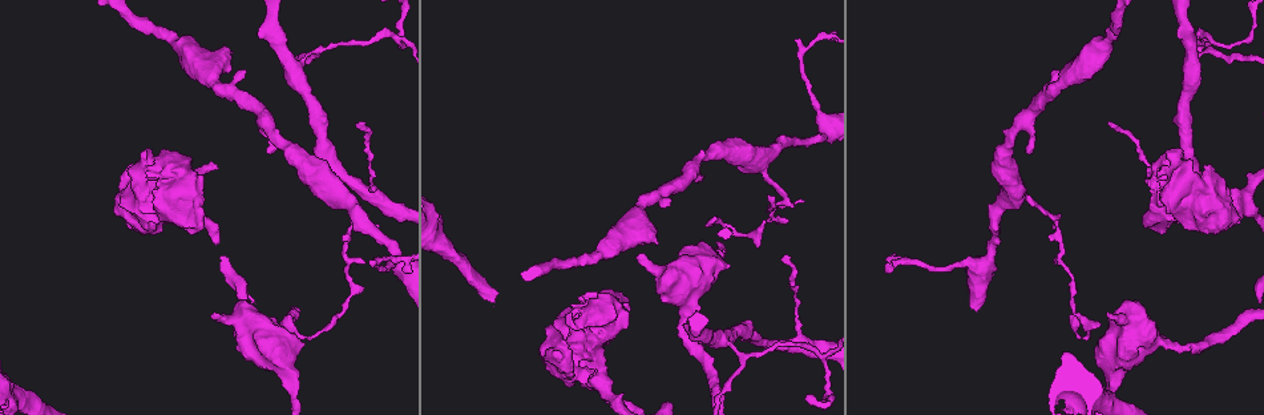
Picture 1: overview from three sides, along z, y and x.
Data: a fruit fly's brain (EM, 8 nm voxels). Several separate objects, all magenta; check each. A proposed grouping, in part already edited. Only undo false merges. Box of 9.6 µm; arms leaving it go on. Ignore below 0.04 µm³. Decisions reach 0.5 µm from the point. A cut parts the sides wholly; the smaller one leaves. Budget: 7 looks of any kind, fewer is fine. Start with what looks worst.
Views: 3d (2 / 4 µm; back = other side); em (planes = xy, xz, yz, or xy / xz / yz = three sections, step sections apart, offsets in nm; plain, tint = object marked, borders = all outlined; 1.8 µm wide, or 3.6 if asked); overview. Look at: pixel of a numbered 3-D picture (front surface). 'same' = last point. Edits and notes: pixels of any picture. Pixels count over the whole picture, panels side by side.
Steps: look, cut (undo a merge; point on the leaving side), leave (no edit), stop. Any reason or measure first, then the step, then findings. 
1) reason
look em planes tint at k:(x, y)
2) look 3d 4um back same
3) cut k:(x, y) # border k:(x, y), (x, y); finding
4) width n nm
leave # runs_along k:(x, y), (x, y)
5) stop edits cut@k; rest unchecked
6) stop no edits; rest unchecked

look 3d 2um at 1:(1215, 51)

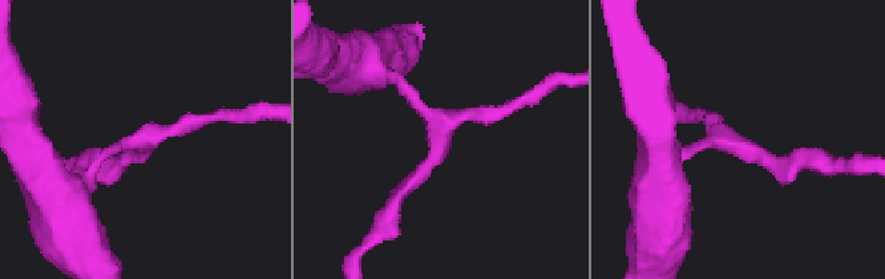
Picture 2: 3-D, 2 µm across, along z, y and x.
shape alone is not enough
look em planes tint at 2:(146, 147)

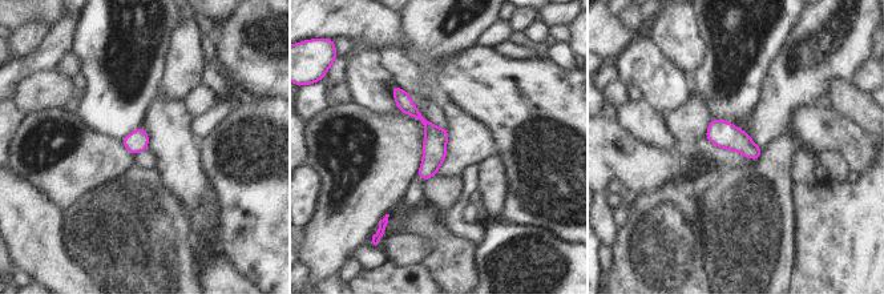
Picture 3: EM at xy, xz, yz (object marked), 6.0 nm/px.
arms 3
leave # runs_along 3:(395, 89), (431, 129), (426, 176); all the same cell

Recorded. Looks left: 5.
sudden change in width
look em planes tint at 1:(959, 263)

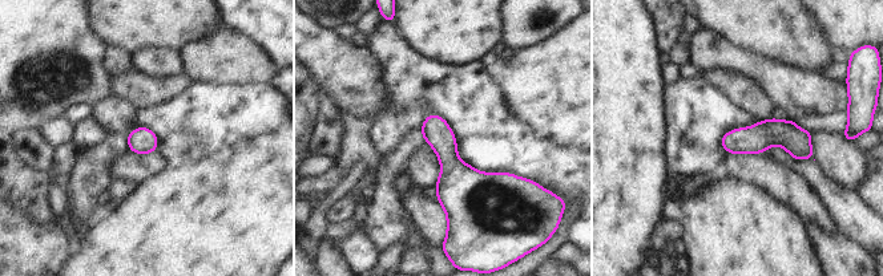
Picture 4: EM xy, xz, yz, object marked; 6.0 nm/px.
leave # runs_along 4:(724, 141), (791, 138), (809, 155); one cell here

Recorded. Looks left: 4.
abrupt turn
look em xy step 8 tint at 1:(1205, 33)

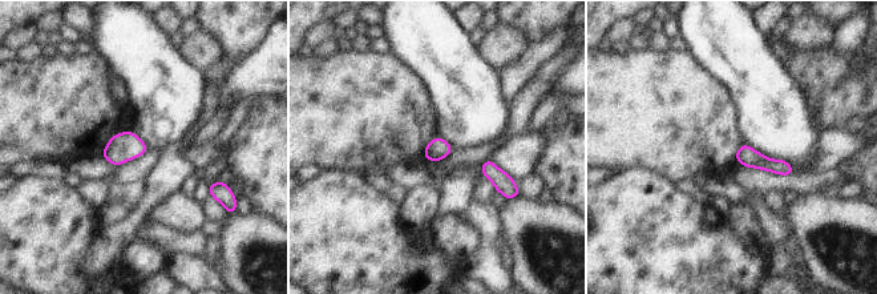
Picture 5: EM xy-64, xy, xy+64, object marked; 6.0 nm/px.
leave # all the same cell

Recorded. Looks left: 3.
stop no edits; rest unchecked

